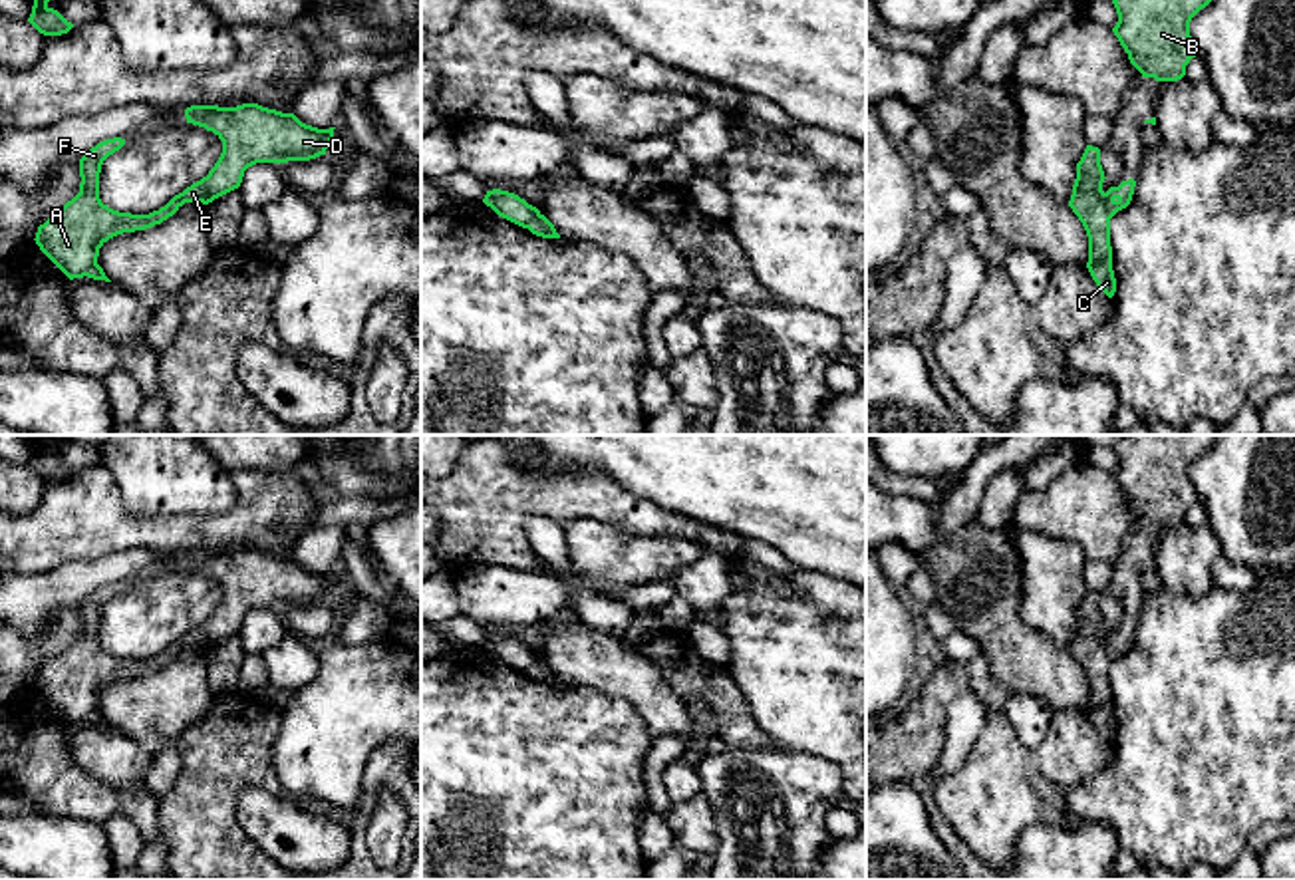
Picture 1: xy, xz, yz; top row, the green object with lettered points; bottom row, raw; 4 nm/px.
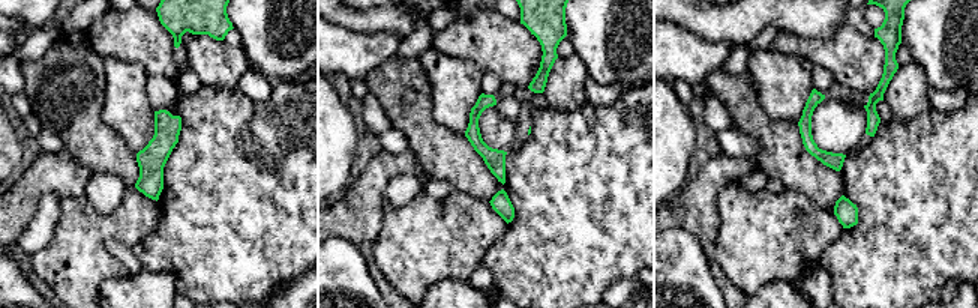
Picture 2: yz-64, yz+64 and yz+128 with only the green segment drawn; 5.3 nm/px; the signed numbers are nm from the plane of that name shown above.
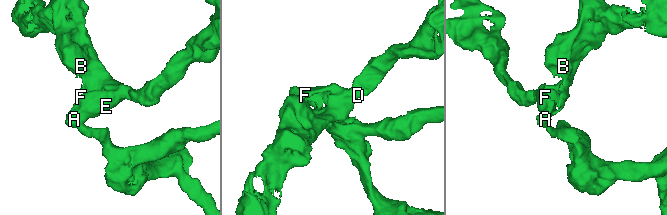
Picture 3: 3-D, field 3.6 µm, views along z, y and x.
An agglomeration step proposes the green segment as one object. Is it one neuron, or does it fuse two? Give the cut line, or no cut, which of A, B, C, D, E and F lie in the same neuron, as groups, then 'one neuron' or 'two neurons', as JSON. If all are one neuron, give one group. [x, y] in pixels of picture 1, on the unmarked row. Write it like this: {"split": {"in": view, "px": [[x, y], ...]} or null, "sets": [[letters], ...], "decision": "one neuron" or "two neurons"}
{"split": {"in": "yz", "px": [[1111, 706], [1099, 706], [1089, 714]]}, "sets": [["A", "B", "D", "E", "F"], ["C"]], "decision": "two neurons"}

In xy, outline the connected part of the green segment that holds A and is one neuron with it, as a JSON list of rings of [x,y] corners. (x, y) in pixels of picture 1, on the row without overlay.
[[[258,548],[236,552],[191,550],[187,568],[213,576],[222,586],[222,598],[207,622],[175,640],[149,660],[109,654],[99,644],[103,606],[125,590],[113,582],[97,588],[79,604],[79,638],[38,671],[36,689],[70,723],[83,723],[97,709],[99,693],[123,677],[145,675],[173,661],[185,648],[209,650],[240,632],[244,616],[256,608],[310,606],[326,600],[334,574],[302,568],[294,558],[282,558]]]

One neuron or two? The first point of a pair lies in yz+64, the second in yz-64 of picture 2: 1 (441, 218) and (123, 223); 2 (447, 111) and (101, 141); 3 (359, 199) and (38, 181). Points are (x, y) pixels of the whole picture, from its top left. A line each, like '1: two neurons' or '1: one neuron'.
1: one neuron
2: two neurons
3: one neuron

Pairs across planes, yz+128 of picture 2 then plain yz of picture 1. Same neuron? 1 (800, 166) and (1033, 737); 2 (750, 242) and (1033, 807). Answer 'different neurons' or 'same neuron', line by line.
1: different neurons
2: same neuron

